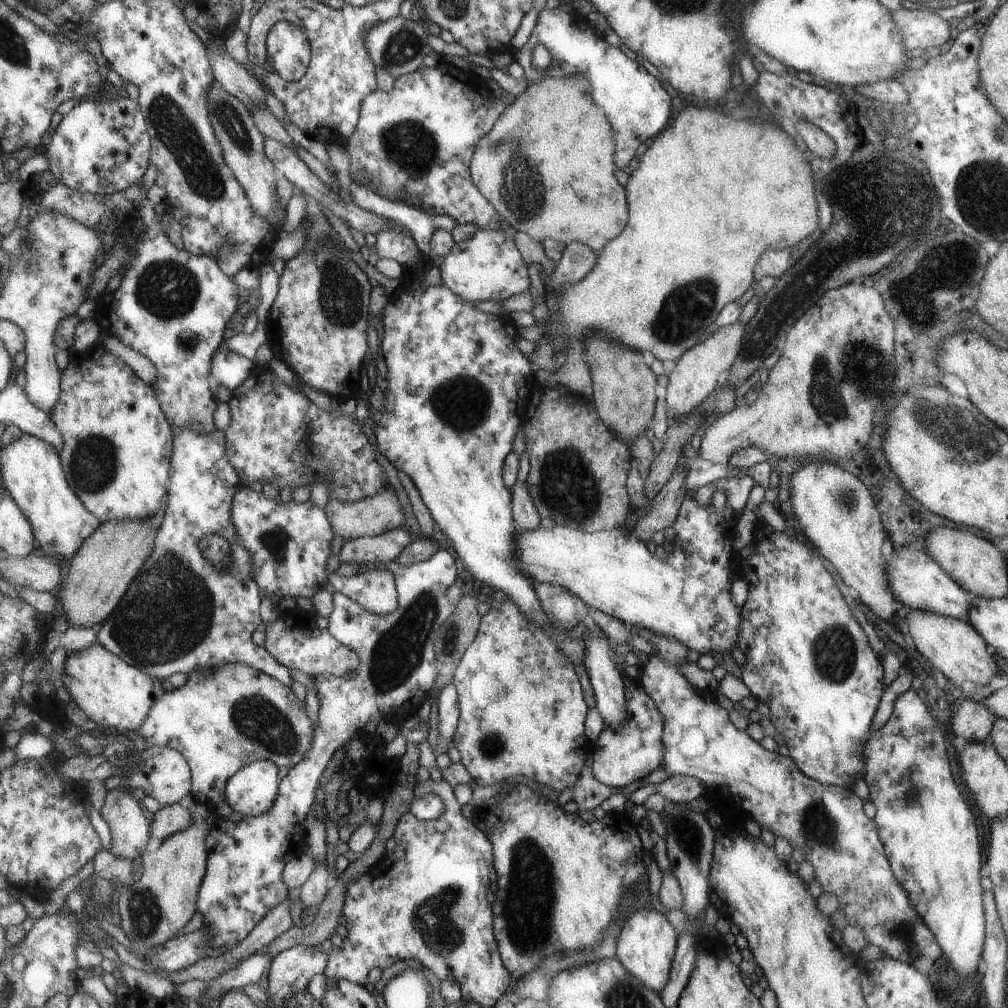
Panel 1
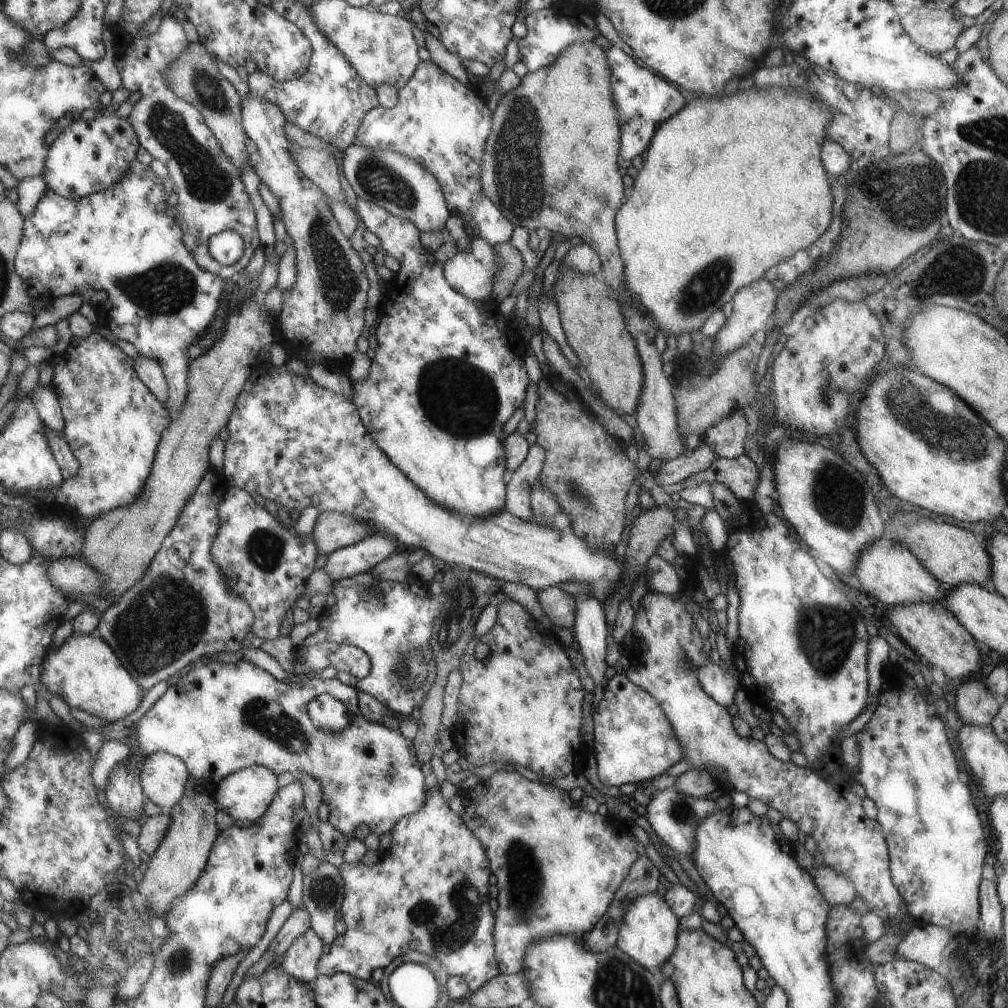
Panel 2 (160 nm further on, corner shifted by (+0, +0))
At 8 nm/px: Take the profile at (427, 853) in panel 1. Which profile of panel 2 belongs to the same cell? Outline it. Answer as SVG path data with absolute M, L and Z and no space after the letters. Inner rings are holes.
M433 788L431 792L429 792L429 796L427 796L427 800L420 811L416 813L410 814L409 816L404 816L401 818L395 826L391 830L391 842L389 846L389 856L385 856L385 858L379 858L379 862L373 864L364 865L363 863L341 863L338 866L338 871L340 872L341 878L344 882L344 895L342 903L340 904L341 918L345 922L345 932L343 934L339 934L335 937L335 940L331 942L329 951L327 953L322 953L317 961L316 971L319 975L331 976L335 973L349 973L351 976L359 977L360 979L367 980L371 976L371 971L375 968L383 968L390 960L393 960L394 956L399 956L399 954L403 954L406 950L415 949L418 950L421 954L429 954L429 956L435 956L437 960L440 962L441 969L445 970L448 976L460 976L468 986L468 992L472 993L474 990L477 990L482 986L483 983L487 983L489 979L492 979L494 976L497 976L499 970L497 970L497 962L495 962L496 956L493 956L493 941L495 940L495 931L493 930L493 914L491 914L491 910L489 910L489 904L487 904L487 878L489 878L490 868L487 866L488 855L484 851L484 848L481 846L480 841L477 840L477 837L470 831L470 828L462 821L462 817L455 814L455 812L451 811L447 806L447 799L443 798L441 793L439 792L439 788Z

